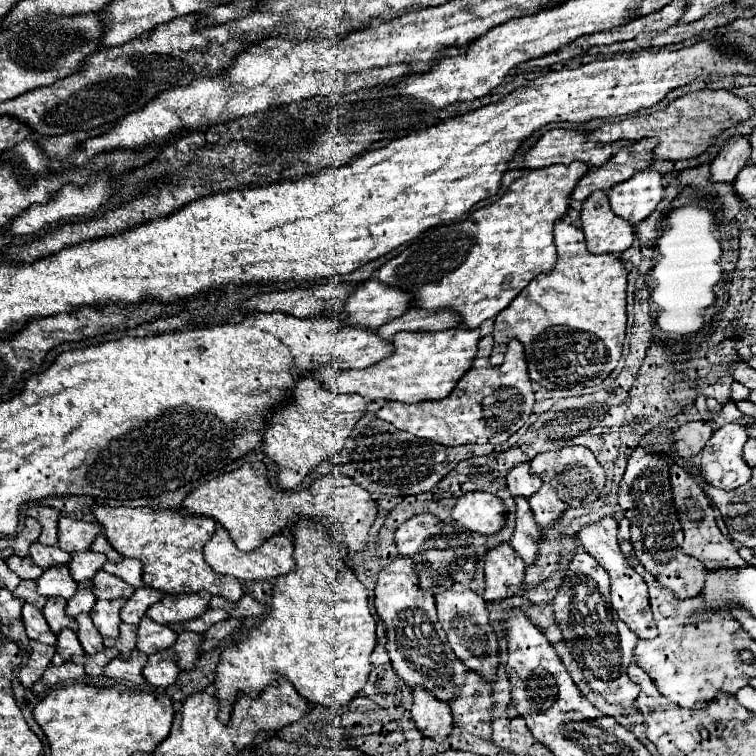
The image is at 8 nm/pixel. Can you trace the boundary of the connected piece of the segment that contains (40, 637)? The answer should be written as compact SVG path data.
M24 604L24 608L22 608L22 622L26 626L28 638L54 646L56 634L48 628L48 624L46 624L46 620L44 620L44 616L42 616L42 612L38 608L34 608L30 604Z

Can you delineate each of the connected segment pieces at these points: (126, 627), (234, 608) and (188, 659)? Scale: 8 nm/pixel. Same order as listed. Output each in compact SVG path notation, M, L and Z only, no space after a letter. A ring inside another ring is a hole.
M122 622L120 636L118 638L104 638L104 646L116 648L120 652L120 658L128 658L130 652L136 648L136 626Z
M244 594L240 598L240 602L236 602L236 604L230 604L224 598L214 598L210 608L224 608L230 618L240 618L240 620L244 620L244 618L258 618L258 616L264 614L264 606L260 602L256 602L248 594Z
M180 632L172 652L174 652L174 660L178 662L180 670L188 670L194 668L196 660L198 660L198 646L202 642L202 636L194 634L194 632Z

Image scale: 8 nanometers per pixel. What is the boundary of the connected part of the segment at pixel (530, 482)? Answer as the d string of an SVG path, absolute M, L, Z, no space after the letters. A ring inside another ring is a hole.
M518 462L506 476L506 484L512 496L530 496L534 494L534 490L538 490L538 486L542 486L542 480L538 474L530 472L530 464L528 462Z

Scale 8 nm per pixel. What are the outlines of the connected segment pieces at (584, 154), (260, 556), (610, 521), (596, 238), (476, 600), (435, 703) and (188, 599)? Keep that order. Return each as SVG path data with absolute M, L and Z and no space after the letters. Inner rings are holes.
M548 130L526 152L522 162L526 170L550 164L570 164L572 160L584 162L588 166L602 166L622 146L628 146L628 142L616 140L612 144L600 144L586 140L586 134L578 130Z
M218 526L218 530L214 532L214 536L206 542L204 546L204 558L210 564L210 568L218 574L226 574L226 576L234 576L238 580L266 580L266 578L278 578L284 576L288 572L294 570L294 556L292 556L292 542L288 536L282 534L274 534L270 536L262 546L258 546L252 552L240 552L234 542L230 540L228 532Z
M606 516L594 524L586 524L580 528L578 538L582 540L584 548L588 550L590 556L596 558L596 562L608 572L610 576L610 594L612 594L612 606L616 608L618 616L628 624L628 628L640 636L640 638L656 638L658 630L654 626L652 620L652 612L648 606L648 590L646 590L646 582L642 580L642 576L626 562L624 554L618 548L618 540L616 540L616 530L618 530L618 522L614 520L614 516Z
M598 190L582 202L580 220L582 220L588 252L592 254L618 252L620 254L632 246L634 228L630 222L612 214L606 192Z
M454 582L452 586L436 586L432 588L432 592L436 598L438 622L442 624L442 630L446 632L454 654L464 662L466 668L476 670L484 680L494 682L494 674L498 666L498 658L496 658L498 644L496 644L496 632L488 620L484 598L458 582Z
M414 686L412 696L414 702L410 714L418 730L436 742L444 740L454 724L450 718L450 706L446 702L440 702L430 690L422 686Z
M198 592L198 594L166 594L158 604L154 604L146 616L158 624L170 624L170 622L186 622L198 618L210 602L210 594Z

